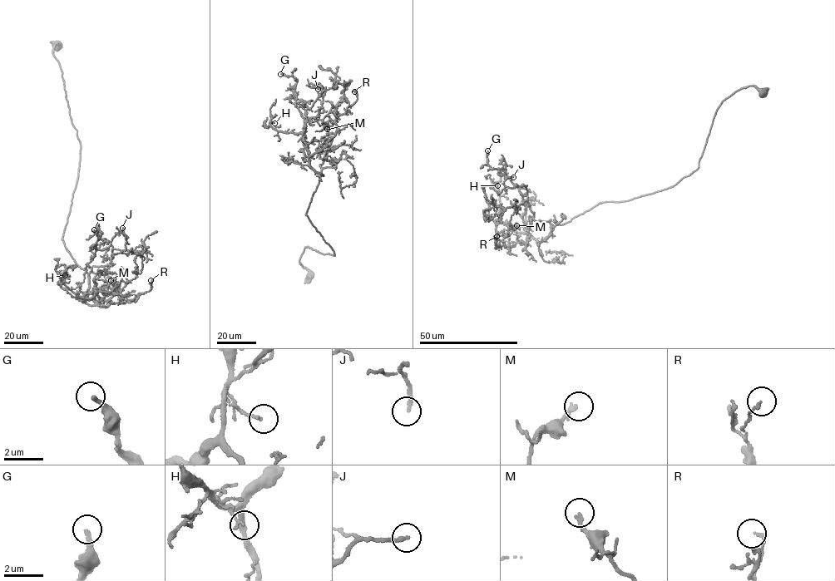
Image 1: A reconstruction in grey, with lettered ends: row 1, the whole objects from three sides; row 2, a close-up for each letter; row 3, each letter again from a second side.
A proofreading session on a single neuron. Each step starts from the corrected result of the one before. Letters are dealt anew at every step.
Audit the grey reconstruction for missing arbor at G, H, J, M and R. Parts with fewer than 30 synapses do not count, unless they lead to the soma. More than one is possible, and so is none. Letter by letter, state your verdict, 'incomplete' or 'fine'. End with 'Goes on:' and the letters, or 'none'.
G: fine
H: fine
J: fine
M: fine
R: fine
Goes on: none

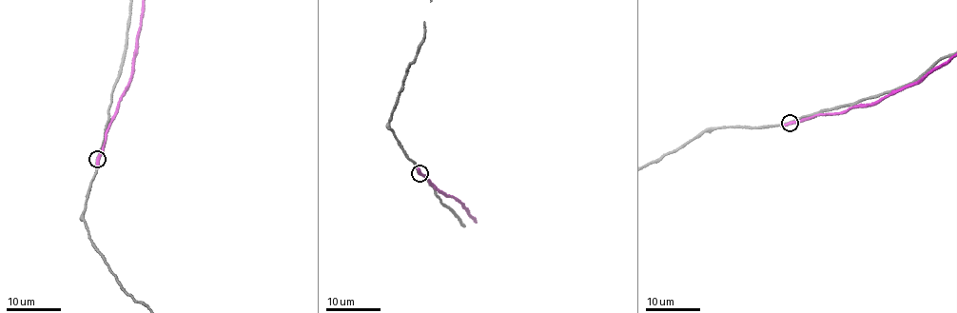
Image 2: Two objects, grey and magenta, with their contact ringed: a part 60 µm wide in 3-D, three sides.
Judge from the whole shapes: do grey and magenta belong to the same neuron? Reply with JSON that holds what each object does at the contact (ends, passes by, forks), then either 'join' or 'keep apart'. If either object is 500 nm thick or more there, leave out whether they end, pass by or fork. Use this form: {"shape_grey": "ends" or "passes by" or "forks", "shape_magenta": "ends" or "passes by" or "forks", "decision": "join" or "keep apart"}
{"shape_grey": "passes by", "shape_magenta": "passes by", "decision": "keep apart"}

